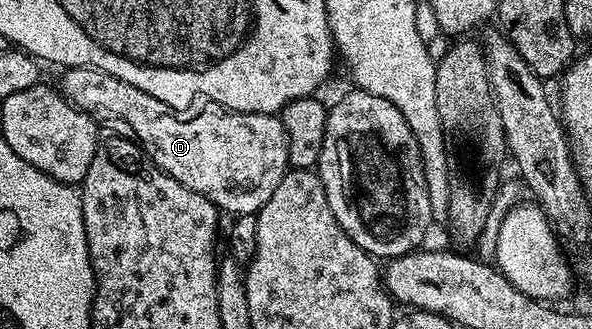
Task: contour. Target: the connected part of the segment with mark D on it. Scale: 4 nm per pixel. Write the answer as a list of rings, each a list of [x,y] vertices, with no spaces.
[[[88,65],[64,68],[63,78],[57,82],[57,88],[64,99],[81,111],[88,113],[96,123],[114,131],[118,136],[133,139],[135,144],[151,158],[151,161],[163,173],[177,179],[185,187],[205,195],[215,208],[224,214],[258,214],[259,209],[277,191],[277,183],[289,171],[289,151],[287,136],[282,120],[273,113],[232,113],[231,110],[207,103],[204,109],[170,109],[161,99],[137,91],[129,83],[117,79],[100,69]]]

